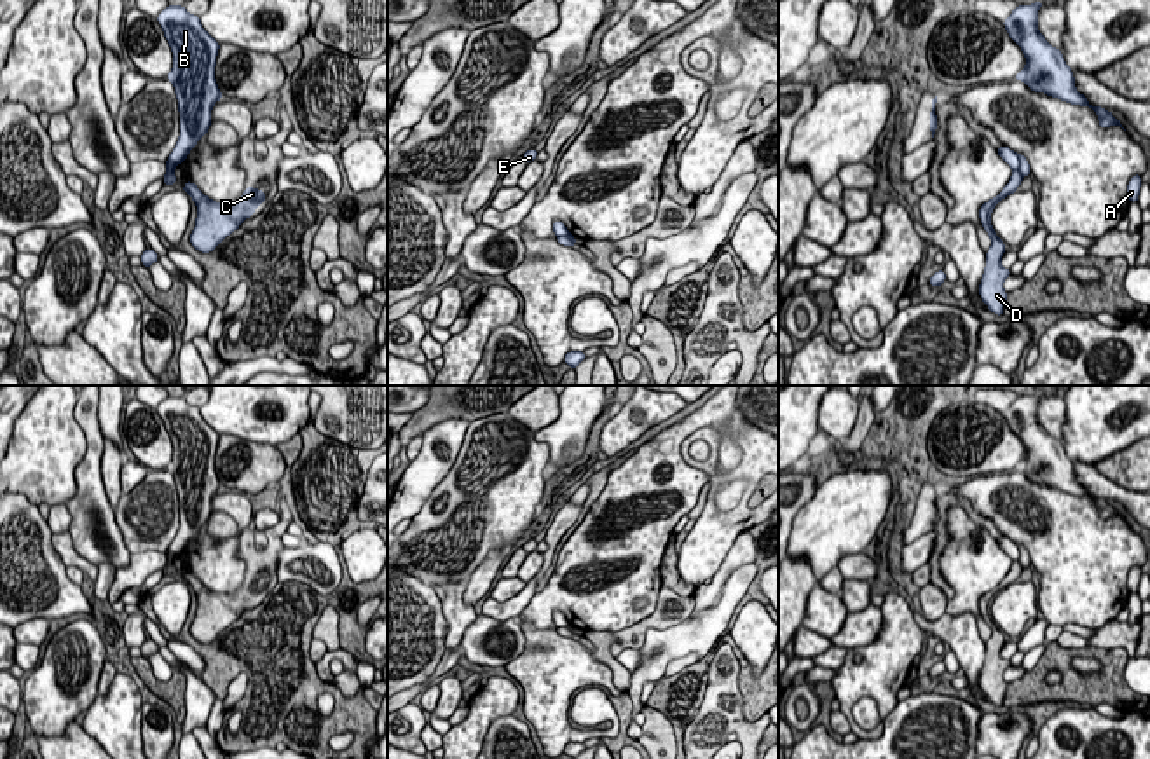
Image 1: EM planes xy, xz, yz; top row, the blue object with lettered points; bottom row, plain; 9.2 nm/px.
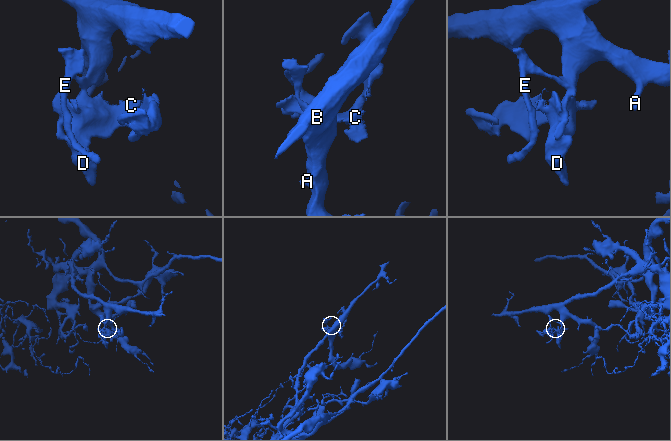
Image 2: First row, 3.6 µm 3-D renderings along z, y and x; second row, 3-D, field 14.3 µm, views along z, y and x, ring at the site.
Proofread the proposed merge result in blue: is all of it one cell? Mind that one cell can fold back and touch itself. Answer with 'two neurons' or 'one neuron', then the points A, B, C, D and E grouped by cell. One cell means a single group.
two neurons | A B / C D E

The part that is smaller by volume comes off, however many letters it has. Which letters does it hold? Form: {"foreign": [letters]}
{"foreign": ["C", "D", "E"]}

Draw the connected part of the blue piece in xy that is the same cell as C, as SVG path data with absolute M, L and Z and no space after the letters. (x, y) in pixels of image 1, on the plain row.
M195 574L181 578L197 595L195 618L190 633L202 644L213 642L227 626L241 618L241 612L253 607L253 602L265 593L265 581L246 578L236 595L222 595L204 586Z

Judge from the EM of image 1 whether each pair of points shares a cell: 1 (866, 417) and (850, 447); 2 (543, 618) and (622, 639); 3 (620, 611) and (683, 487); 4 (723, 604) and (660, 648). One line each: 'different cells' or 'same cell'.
1: same cell
2: different cells
3: same cell
4: same cell

